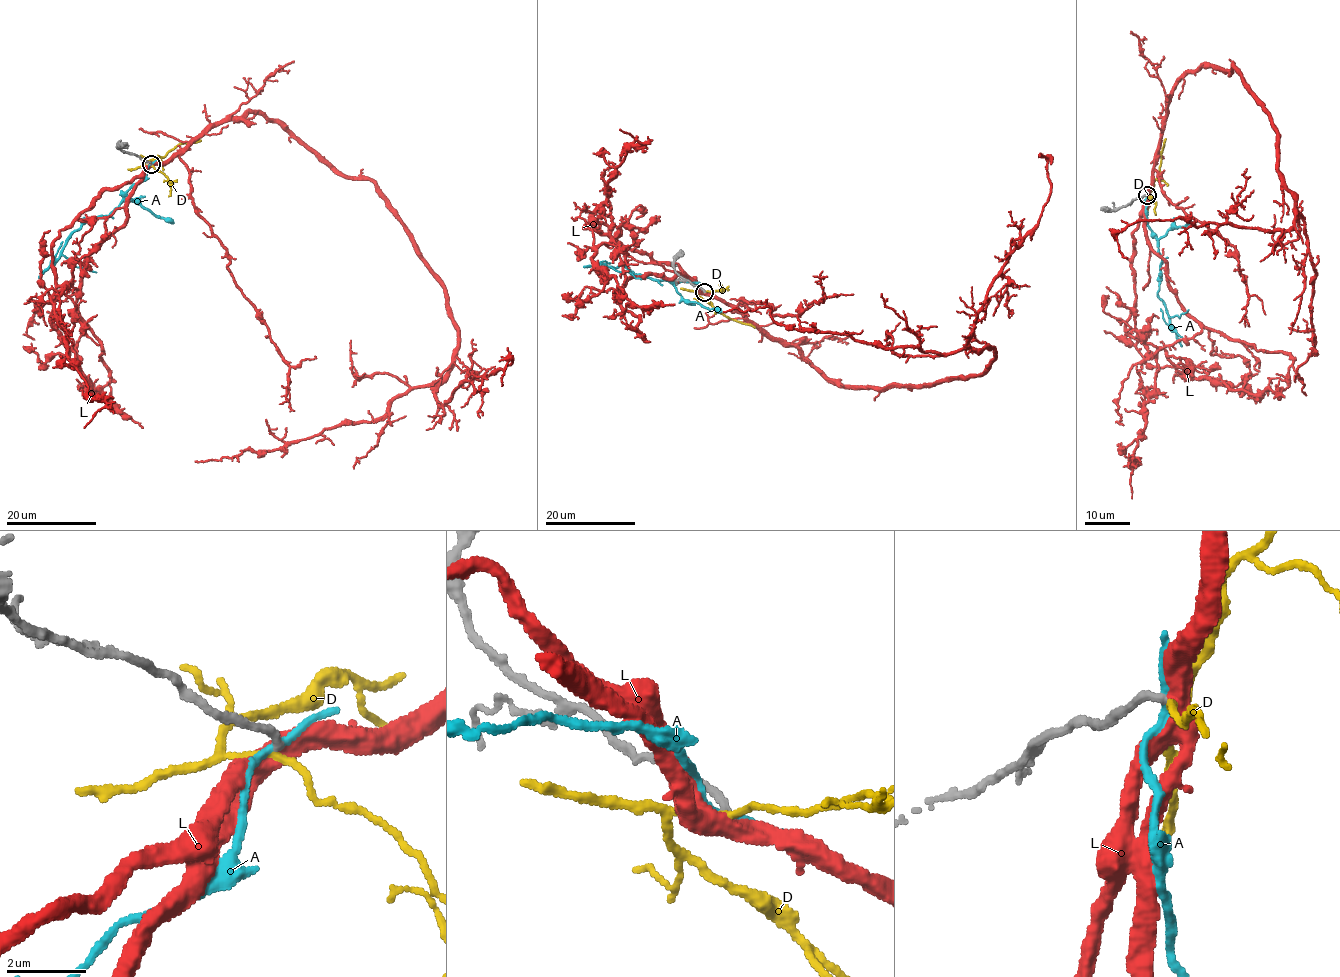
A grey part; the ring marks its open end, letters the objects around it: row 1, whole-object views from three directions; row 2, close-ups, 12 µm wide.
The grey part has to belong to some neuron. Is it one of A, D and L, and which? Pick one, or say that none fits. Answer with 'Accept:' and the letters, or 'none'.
Accept: L

